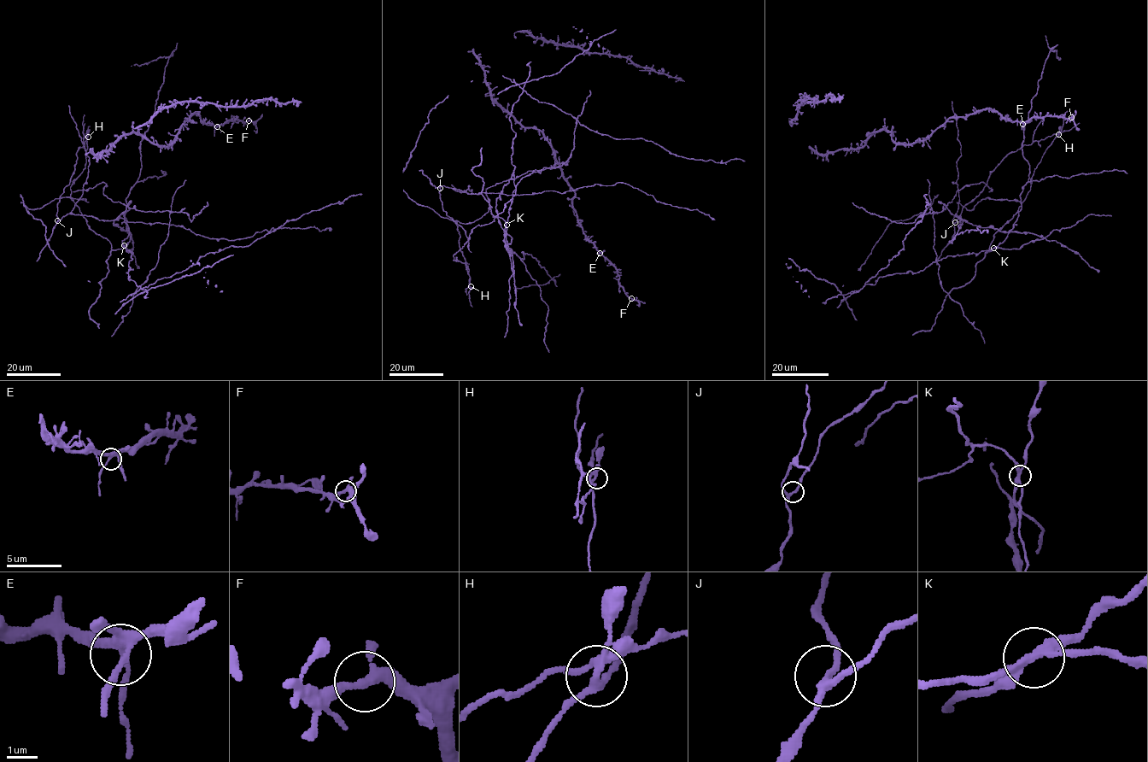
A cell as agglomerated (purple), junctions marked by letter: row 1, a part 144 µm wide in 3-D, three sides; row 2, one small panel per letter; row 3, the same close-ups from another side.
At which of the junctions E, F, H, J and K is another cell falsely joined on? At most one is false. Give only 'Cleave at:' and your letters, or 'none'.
Cleave at: K

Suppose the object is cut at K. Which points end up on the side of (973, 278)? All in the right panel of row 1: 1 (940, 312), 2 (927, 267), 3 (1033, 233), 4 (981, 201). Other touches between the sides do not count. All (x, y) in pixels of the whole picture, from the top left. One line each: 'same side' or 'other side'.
1: same side
2: other side
3: other side
4: same side

